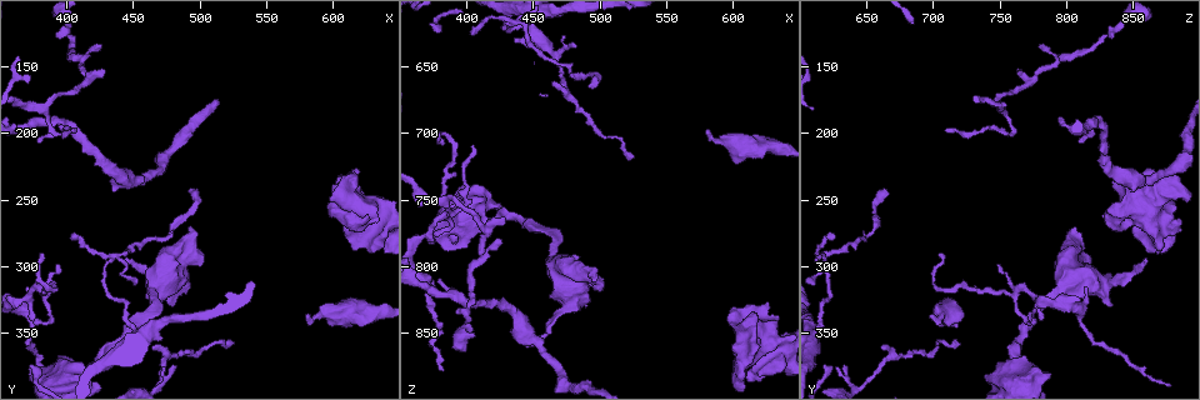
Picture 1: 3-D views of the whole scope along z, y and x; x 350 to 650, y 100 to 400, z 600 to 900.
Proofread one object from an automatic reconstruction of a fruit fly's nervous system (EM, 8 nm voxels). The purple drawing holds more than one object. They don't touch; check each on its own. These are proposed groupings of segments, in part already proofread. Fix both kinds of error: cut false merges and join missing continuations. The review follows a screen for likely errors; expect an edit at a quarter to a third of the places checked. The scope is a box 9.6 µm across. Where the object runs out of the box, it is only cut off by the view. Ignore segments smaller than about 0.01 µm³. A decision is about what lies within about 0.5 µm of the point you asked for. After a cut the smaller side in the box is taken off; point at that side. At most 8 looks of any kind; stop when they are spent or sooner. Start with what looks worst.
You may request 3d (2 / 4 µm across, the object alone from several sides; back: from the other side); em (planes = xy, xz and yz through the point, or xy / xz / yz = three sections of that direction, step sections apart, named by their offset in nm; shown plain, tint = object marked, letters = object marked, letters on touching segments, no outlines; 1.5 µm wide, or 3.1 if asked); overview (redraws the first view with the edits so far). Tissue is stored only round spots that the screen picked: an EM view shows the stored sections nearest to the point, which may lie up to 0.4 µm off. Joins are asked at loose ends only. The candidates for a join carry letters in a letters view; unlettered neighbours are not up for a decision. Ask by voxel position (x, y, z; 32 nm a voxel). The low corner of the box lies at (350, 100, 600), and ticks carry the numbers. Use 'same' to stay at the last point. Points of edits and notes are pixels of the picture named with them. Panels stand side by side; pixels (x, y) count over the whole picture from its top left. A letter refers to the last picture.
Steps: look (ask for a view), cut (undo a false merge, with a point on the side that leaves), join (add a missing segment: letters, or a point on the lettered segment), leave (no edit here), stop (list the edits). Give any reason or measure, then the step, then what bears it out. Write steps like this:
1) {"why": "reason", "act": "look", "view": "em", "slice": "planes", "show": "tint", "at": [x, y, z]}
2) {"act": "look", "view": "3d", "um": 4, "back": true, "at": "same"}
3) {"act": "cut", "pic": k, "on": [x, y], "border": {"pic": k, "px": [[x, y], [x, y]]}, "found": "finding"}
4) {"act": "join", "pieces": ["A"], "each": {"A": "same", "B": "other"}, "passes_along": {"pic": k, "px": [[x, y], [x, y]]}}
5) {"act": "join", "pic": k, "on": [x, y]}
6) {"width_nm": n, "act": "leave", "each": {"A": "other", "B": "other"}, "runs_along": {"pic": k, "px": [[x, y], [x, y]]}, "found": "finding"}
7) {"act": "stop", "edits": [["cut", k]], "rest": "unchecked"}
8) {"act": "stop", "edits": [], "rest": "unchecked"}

{"why": "an open end", "act": "look", "view": "3d", "um": 4, "at": [582, 336, 696]}

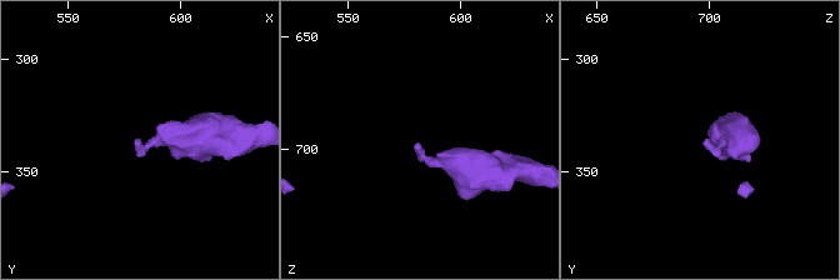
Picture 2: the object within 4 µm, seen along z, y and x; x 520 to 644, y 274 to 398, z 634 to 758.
{"why": "now the EM", "act": "look", "view": "em", "slice": "planes", "show": "letters", "at": [581, 335, 699]}

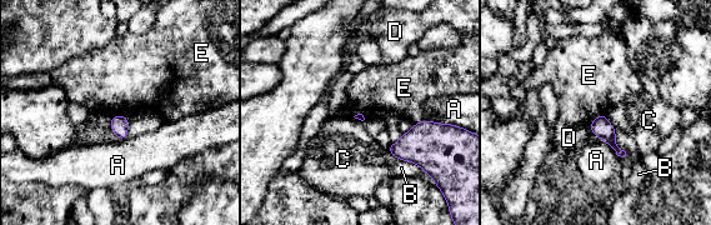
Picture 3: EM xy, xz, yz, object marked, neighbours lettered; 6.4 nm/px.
{"longest_contact_nm": ["B", 200], "act": "leave", "each": {"A": "other", "B": "other", "C": "other", "D": "other", "E": "other"}, "found": "none of them fits"}

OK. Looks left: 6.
{"why": "branch stops here", "act": "look", "view": "em", "slice": "xy", "step": 8, "show": "letters", "at": [494, 268, 806]}

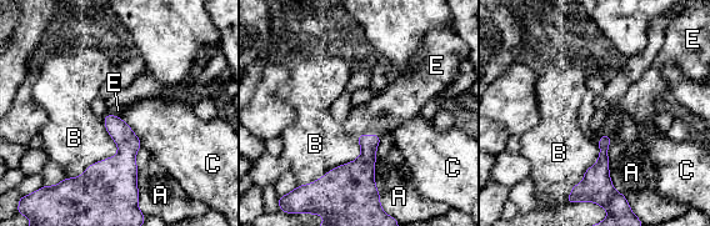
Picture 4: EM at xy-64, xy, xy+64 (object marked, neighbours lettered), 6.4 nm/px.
{"act": "join", "pieces": ["E"], "each": {"A": "other", "B": "other", "C": "other", "E": "same"}, "passes_along": {"pic": 4, "px": [[360, 172], [368, 135], [388, 110]]}, "found": "it goes on there"}

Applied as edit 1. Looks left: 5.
{"why": "long arm stops here", "act": "look", "view": "em", "slice": "xz", "step": 8, "show": "letters", "at": [404, 198, 708]}

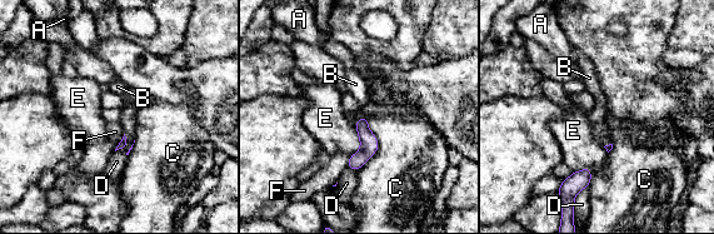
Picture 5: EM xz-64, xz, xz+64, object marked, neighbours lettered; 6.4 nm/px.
{"act": "join", "pieces": ["B"], "each": {"A": "other", "B": "same", "C": "other", "D": "other", "E": "other", "F": "other"}, "passes_along": {"pic": 5, "px": [[369, 143], [360, 119], [355, 84]]}, "found": "it goes on there"}

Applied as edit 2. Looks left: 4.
{"why": "redraw", "act": "look", "view": "overview"}

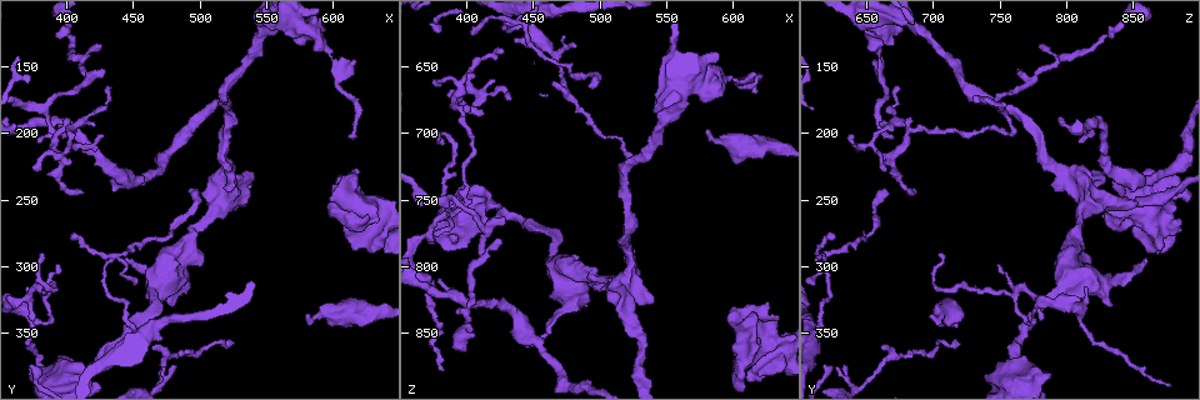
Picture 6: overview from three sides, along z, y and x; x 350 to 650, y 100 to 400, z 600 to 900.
{"why": "free end", "act": "look", "view": "3d", "um": 4, "at": [634, 266, 836]}

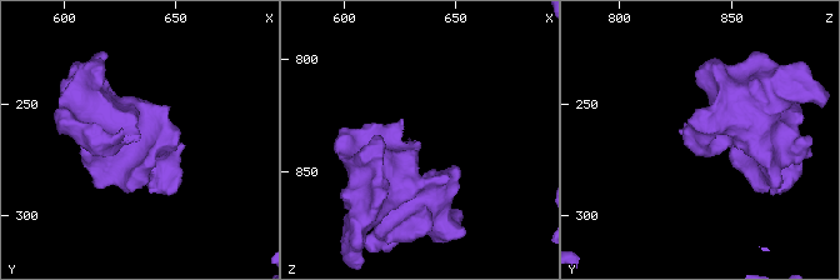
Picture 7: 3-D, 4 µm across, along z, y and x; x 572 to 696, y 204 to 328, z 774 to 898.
{"act": "look", "view": "em", "slice": "planes", "show": "tint", "at": [632, 266, 837]}

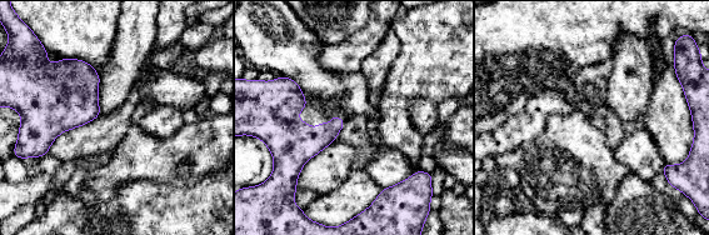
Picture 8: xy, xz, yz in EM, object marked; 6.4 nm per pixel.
{"why": "what lies round it", "act": "look", "view": "em", "slice": "planes", "show": "letters", "at": "same"}

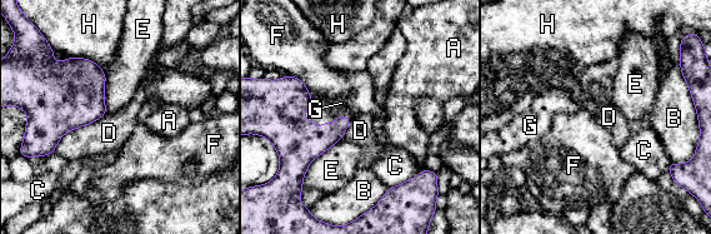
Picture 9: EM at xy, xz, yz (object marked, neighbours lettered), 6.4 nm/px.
{"act": "join", "pieces": ["G"], "each": {"A": "other", "B": "other", "C": "other", "D": "other", "E": "other", "F": "other", "G": "same", "H": "other"}, "found": "it goes on there"}

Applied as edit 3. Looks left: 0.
{"act": "stop", "edits": [["join", 4], ["join", 5], ["join", 9]], "rest": "unchecked"}

